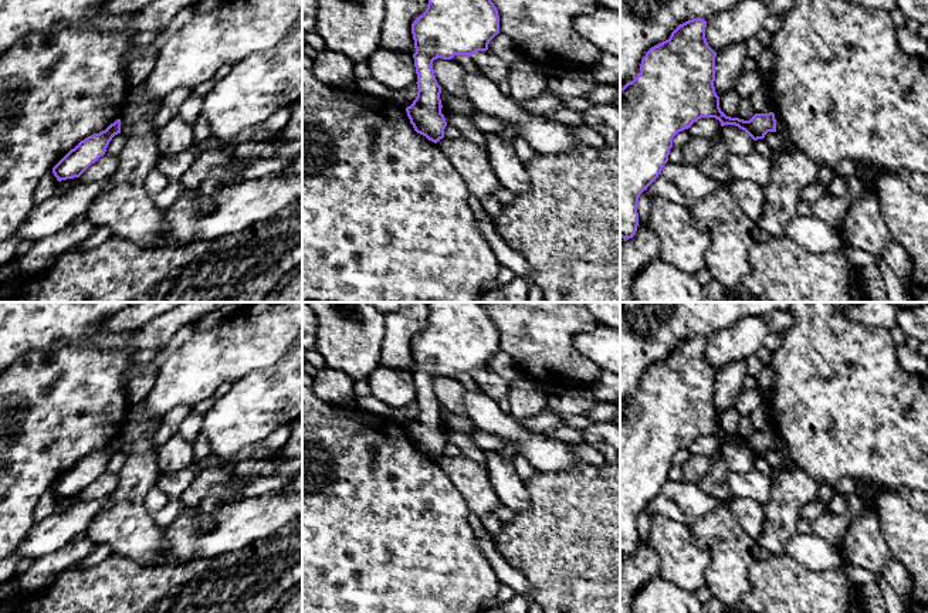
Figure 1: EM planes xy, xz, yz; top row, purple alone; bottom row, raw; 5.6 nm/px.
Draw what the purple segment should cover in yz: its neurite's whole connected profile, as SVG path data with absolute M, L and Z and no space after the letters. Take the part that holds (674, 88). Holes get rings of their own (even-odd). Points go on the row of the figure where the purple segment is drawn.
M692 18L680 24L668 40L651 47L641 60L639 75L620 88L620 237L633 238L639 226L639 197L656 182L664 165L668 162L673 138L688 129L701 118L715 118L721 126L735 125L745 131L753 140L763 139L768 132L776 132L775 114L755 114L749 121L727 116L719 108L719 96L715 92L715 57L717 53L705 38L707 21Z

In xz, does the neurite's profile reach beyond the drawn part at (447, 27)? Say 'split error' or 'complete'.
complete

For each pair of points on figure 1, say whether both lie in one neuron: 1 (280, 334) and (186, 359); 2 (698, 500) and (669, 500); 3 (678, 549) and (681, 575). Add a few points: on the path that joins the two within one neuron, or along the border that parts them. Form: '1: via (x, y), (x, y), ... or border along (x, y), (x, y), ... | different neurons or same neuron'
1: via (257, 337), (222, 358), (209, 359) | same neuron
2: via (691, 500), (676, 500) | same neuron
3: via (678, 555), (681, 569) | same neuron

